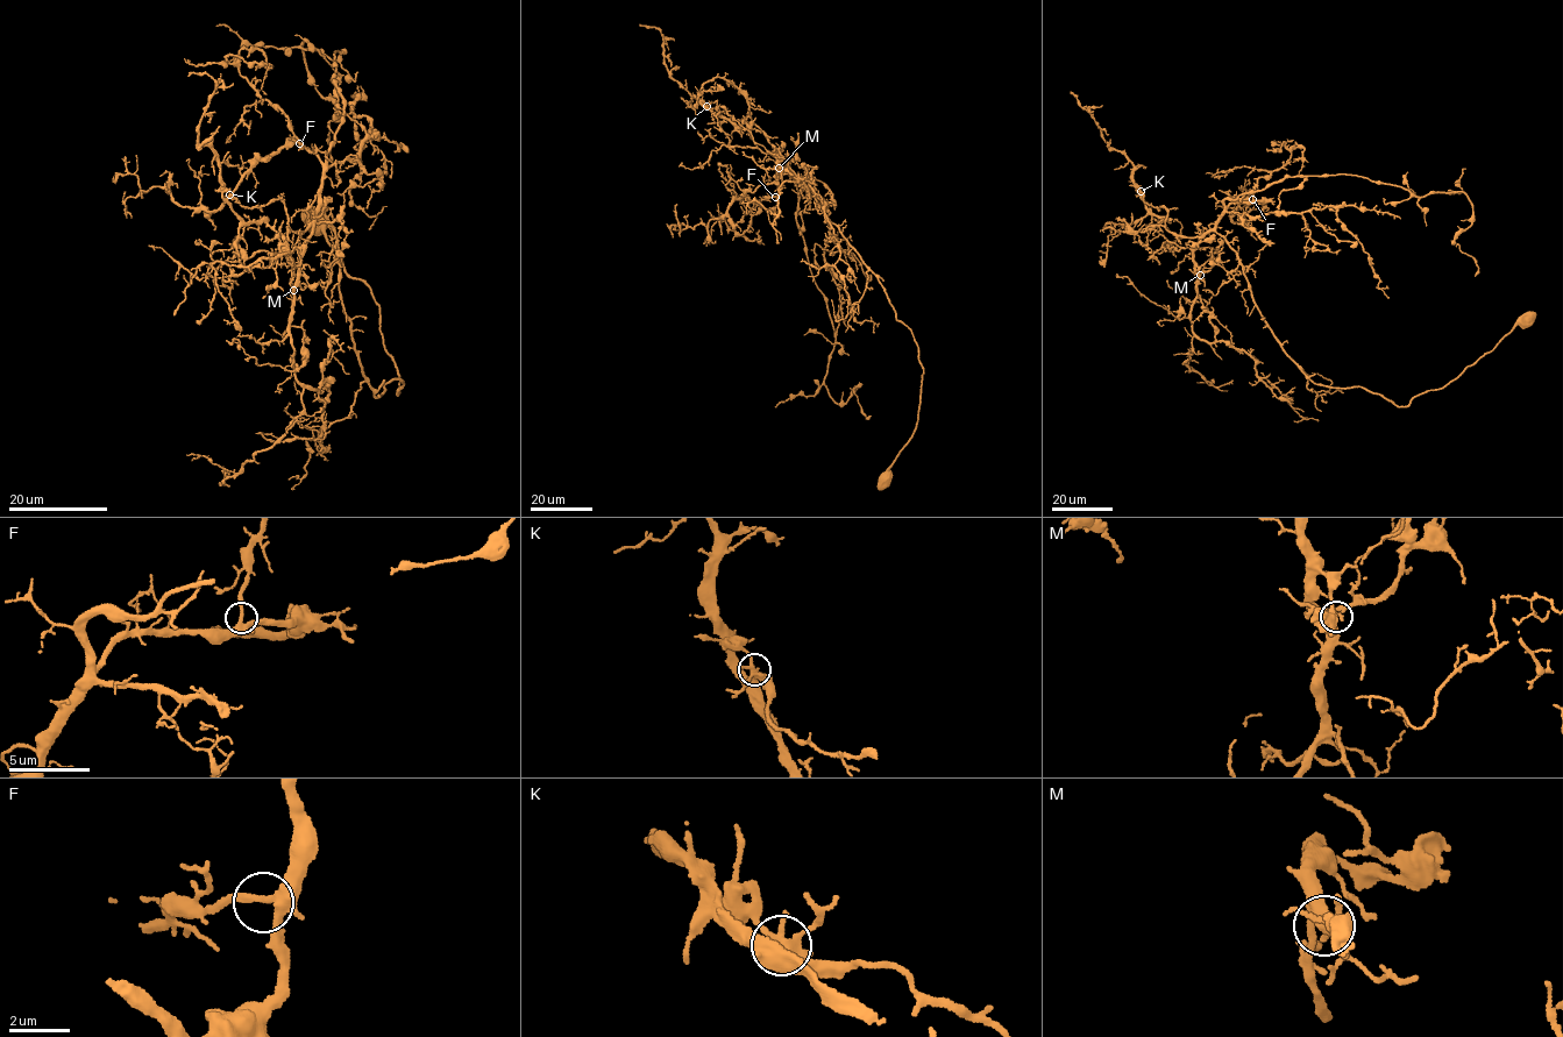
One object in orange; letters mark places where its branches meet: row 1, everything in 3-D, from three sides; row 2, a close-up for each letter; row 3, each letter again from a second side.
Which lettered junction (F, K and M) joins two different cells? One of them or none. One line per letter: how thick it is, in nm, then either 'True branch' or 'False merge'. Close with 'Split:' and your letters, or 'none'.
F: Thickness 280 nm. True branch
K: Thickness 280 nm. False merge
M: Thickness 320 nm. True branch
Split: K

